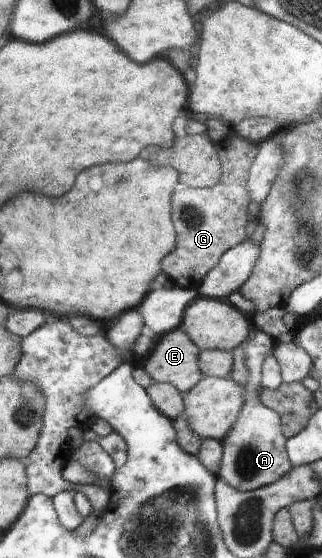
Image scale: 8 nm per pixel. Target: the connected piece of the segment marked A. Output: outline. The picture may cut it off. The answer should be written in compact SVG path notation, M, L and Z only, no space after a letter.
M259 328L251 332L251 336L244 340L241 345L243 356L245 356L245 368L249 372L247 384L243 386L243 410L239 415L238 422L231 427L230 434L222 442L222 459L220 462L219 476L231 488L241 491L252 491L261 487L266 487L277 482L283 476L291 472L291 461L287 460L285 452L285 438L283 438L283 426L280 416L275 410L265 408L259 400L259 390L261 390L261 366L263 360L271 354L273 350L273 340L266 332Z

